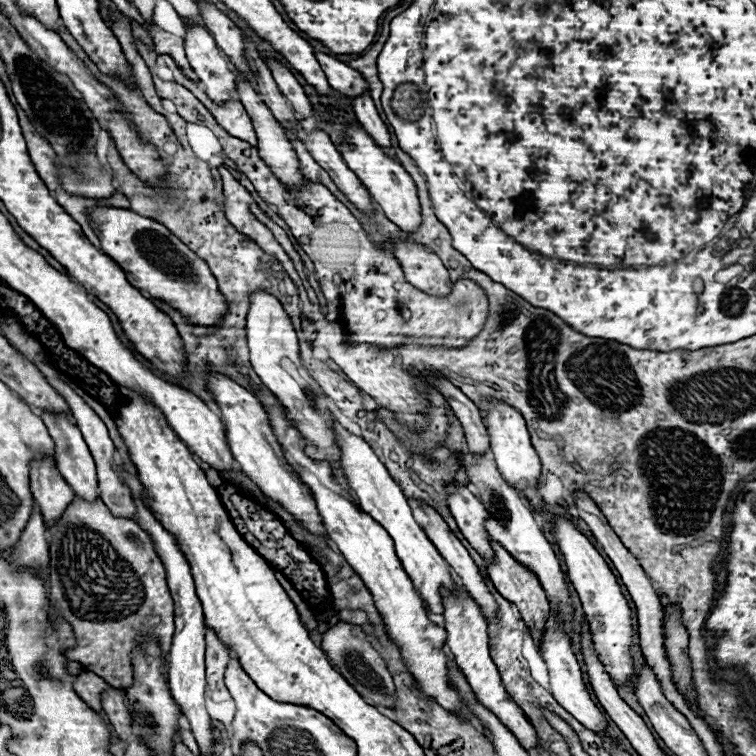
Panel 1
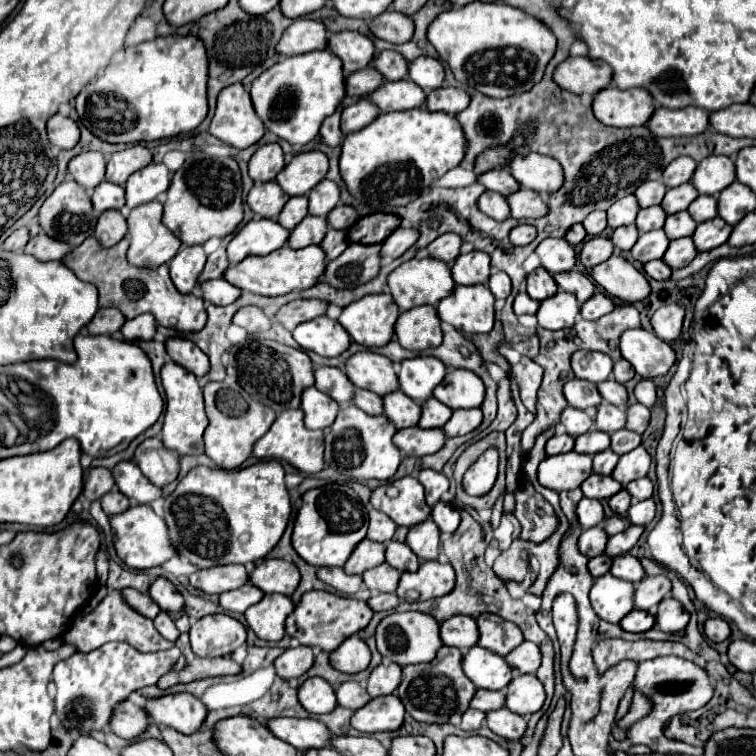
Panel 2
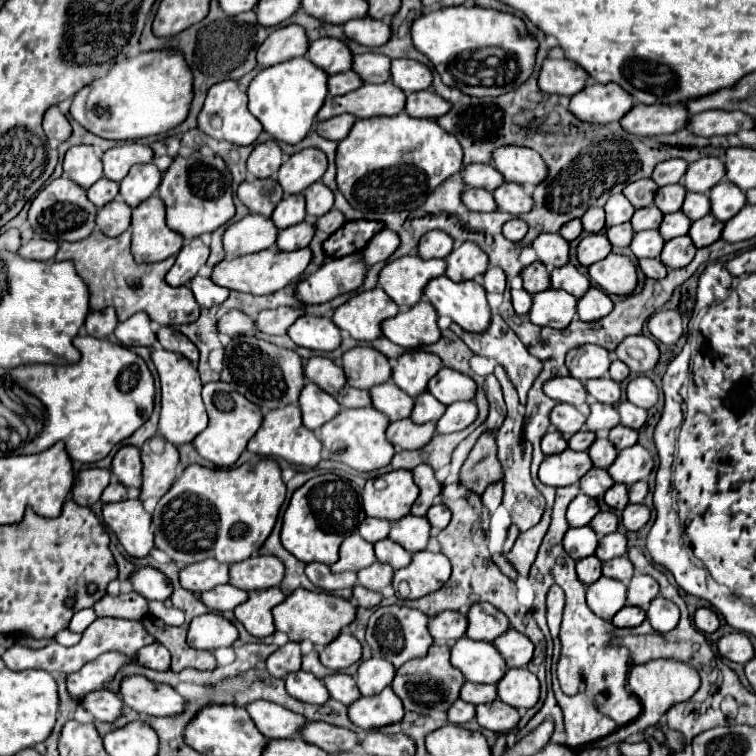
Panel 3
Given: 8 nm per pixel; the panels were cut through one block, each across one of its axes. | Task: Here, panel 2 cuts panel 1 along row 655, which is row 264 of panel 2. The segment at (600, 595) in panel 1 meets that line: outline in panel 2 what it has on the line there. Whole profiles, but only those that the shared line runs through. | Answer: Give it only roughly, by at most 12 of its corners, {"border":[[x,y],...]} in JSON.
{"border":[[622,256],[590,270],[610,296],[638,302],[648,280]]}

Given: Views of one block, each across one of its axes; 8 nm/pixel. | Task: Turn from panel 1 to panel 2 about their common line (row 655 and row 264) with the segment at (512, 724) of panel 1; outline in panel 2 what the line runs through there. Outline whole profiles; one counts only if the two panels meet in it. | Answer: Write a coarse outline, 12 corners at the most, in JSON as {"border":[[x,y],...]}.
{"border":[[472,250],[452,264],[452,280],[472,286],[486,284],[490,256]]}

